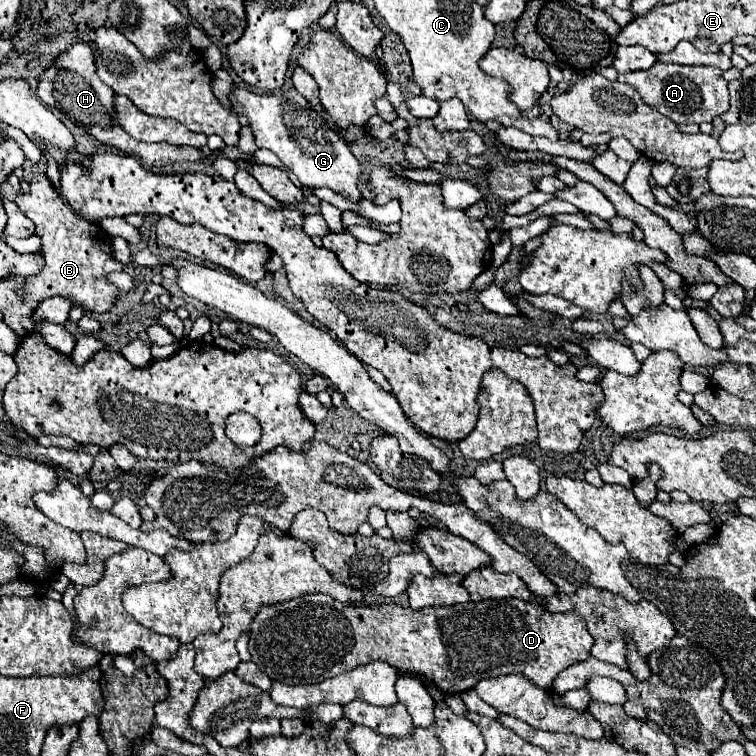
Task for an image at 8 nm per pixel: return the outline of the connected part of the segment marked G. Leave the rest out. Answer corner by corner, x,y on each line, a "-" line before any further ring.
233,89
231,103
235,107
235,113
241,113
249,119
255,145
273,151
303,185
327,187
343,195
351,203
359,203
363,199
357,189
357,183
363,175
361,161
351,153
349,145
331,127
327,127
325,123
317,123
317,119
321,117
311,111
309,103
301,99
295,89
275,91
271,95
255,95
247,89

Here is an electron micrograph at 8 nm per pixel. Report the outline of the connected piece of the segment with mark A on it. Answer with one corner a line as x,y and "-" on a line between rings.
655,63
651,69
645,71
631,71
625,75
619,75
617,81
629,83
639,89
643,101
647,101
651,107
655,107
661,115
673,119
677,125
681,123
703,123
711,121
715,115
721,115
729,107
729,91
727,81
721,77
721,69
707,67
707,65
665,65

